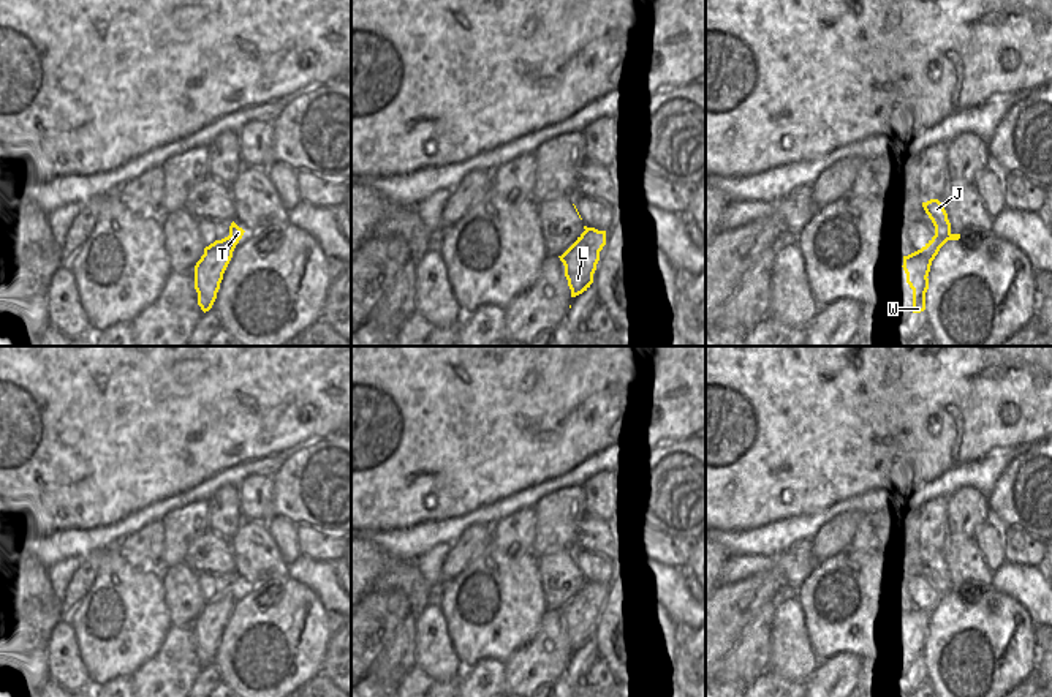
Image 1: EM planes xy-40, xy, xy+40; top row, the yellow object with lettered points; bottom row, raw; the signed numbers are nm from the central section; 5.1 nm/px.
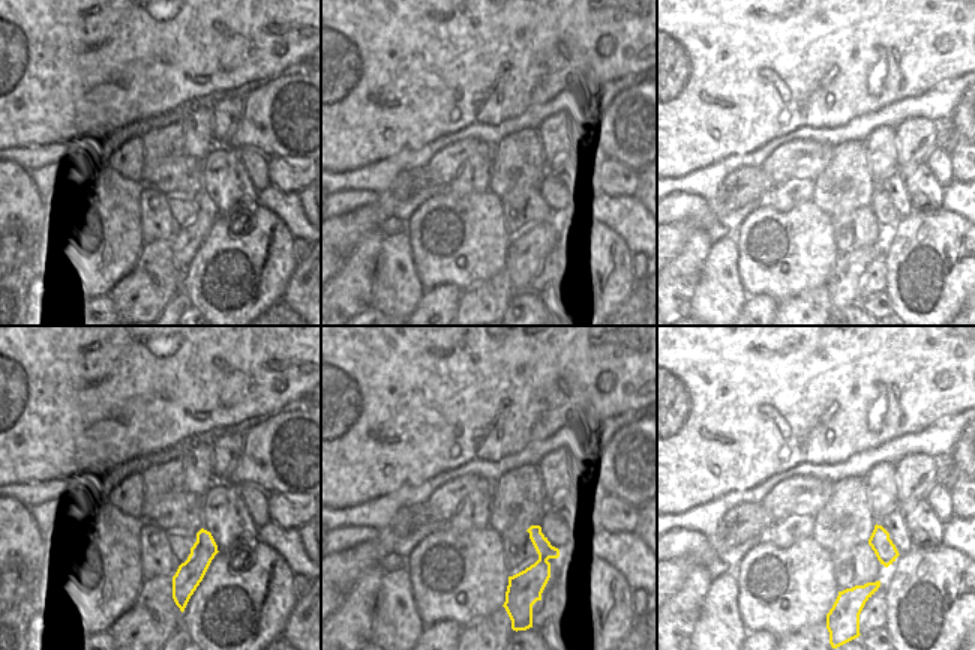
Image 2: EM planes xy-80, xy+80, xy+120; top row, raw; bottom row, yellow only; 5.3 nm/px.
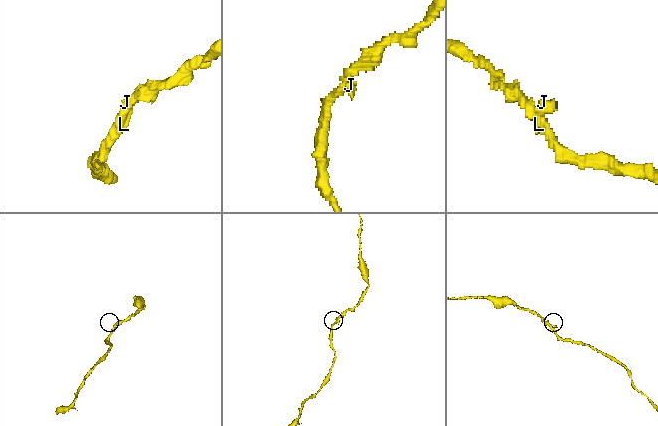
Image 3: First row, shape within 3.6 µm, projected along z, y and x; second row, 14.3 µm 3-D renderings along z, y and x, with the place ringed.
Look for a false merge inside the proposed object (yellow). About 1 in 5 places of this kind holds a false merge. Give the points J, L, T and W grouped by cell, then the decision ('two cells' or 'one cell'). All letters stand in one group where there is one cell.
J L T W; one cell

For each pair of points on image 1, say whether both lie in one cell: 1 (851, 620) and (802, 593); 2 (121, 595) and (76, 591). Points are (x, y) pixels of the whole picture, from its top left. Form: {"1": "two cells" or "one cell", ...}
{"1": "one cell", "2": "two cells"}

